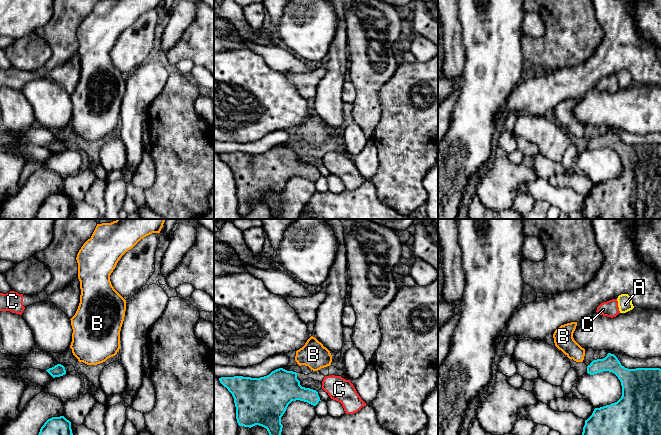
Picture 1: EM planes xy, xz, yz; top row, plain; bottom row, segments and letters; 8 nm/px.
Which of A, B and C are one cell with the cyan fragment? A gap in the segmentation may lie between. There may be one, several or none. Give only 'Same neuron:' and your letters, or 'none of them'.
Same neuron: none of them

